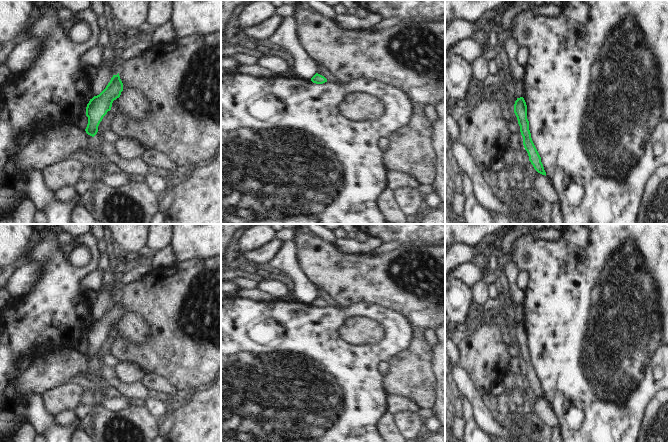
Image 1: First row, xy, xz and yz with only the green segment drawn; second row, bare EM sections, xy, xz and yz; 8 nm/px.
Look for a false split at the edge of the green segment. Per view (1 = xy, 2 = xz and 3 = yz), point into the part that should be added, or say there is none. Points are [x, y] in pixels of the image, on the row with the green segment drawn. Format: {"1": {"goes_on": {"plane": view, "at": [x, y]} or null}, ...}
{"1": {"goes_on": null}, "2": {"goes_on": null}, "3": {"goes_on": null}}

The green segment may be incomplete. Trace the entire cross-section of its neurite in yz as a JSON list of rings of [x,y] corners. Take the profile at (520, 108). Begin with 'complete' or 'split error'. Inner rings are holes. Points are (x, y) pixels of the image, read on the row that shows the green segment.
complete; [[[523,97],[517,98],[515,101],[514,113],[520,126],[520,132],[523,137],[523,145],[528,153],[529,161],[538,173],[546,176],[546,172],[541,162],[541,157],[531,138],[529,121],[527,119],[527,105]]]

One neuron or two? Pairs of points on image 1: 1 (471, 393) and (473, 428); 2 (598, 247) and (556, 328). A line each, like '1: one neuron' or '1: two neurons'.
1: two neurons
2: one neuron

